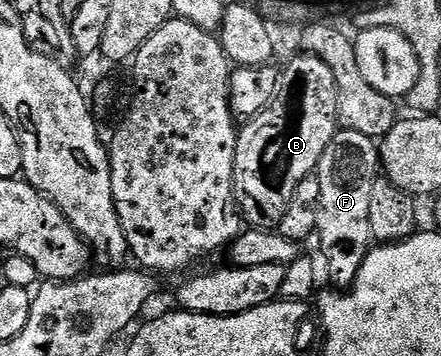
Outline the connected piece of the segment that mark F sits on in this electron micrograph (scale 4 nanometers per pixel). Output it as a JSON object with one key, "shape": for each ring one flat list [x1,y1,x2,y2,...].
{"shape":[[342,128,328,142,324,158,316,169,320,182,318,203,318,231,316,241,322,247,326,259,324,272,330,275,335,289,345,290,354,283,364,258,368,258,372,237,368,226,368,209,372,199,372,186,380,178,380,148,368,134,356,134,356,130]]}

